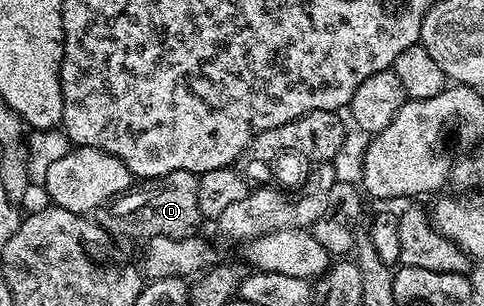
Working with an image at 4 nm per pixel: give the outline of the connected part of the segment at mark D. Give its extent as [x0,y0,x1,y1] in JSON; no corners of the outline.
[101,171,203,245]

